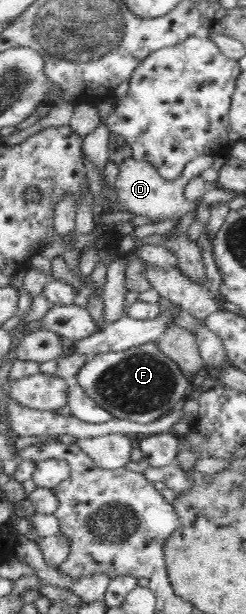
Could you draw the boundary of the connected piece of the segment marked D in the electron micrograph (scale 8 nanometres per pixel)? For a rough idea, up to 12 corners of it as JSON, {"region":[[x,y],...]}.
{"region":[[146,161],[119,164],[121,208],[149,223],[182,218],[196,206],[185,187],[213,165],[190,161],[173,181]]}

